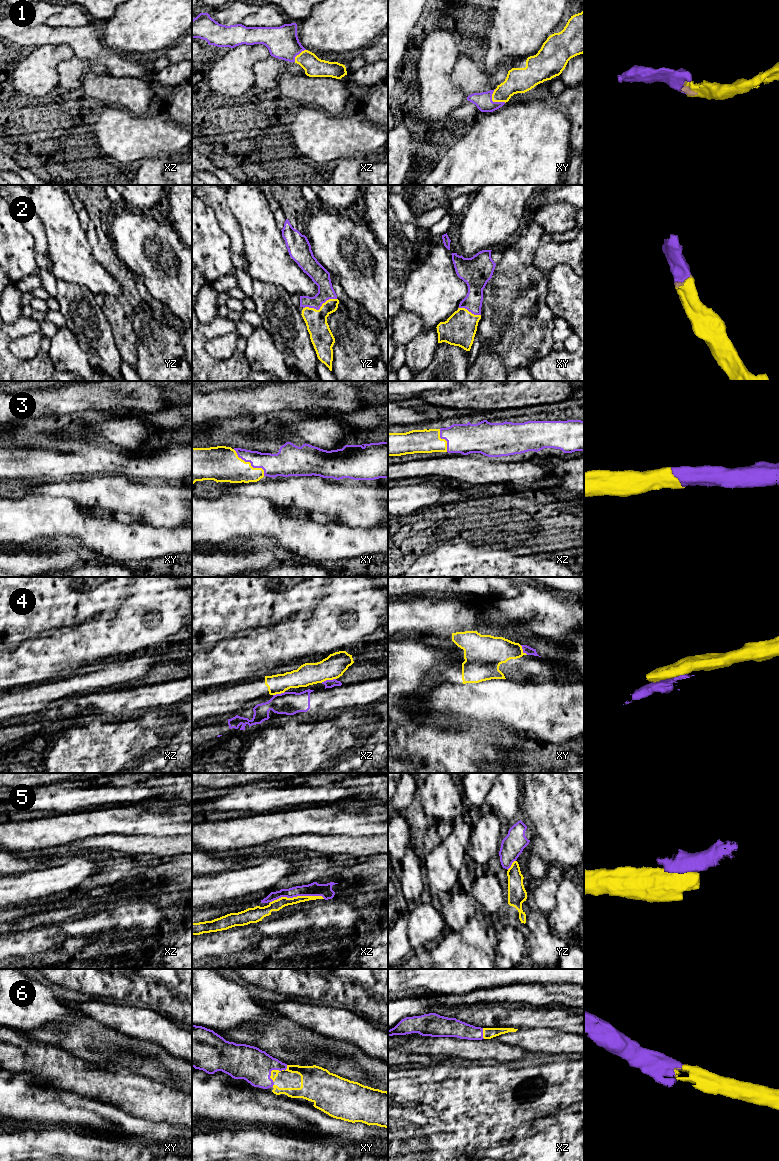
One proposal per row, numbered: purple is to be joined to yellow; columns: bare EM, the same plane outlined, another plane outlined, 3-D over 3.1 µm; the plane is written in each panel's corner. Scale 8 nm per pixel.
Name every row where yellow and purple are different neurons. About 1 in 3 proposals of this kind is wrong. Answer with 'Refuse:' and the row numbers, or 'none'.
Refuse: 4, 5

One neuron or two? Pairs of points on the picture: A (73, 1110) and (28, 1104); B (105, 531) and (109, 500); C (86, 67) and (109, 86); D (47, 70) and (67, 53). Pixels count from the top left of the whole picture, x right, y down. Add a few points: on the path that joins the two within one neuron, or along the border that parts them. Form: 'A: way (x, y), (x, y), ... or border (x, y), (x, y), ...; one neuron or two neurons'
A: way (62, 1107), (39, 1104); one neuron
B: border (85, 512), (114, 515), (130, 522); two neurons
C: border (108, 73), (94, 74), (88, 72), (80, 86); two neurons
D: way (50, 65), (62, 53); one neuron

